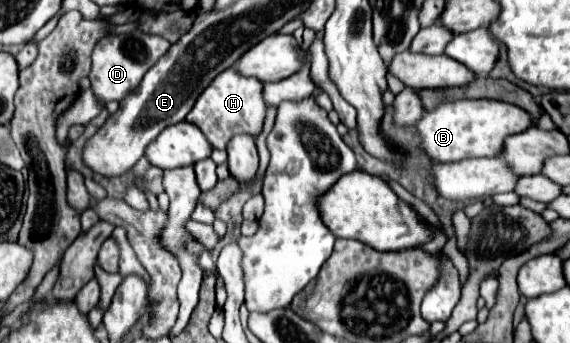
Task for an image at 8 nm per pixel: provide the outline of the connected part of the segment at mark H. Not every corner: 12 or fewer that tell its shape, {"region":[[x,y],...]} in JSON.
{"region":[[228,68],[186,120],[214,148],[234,134],[258,136],[262,82]]}

